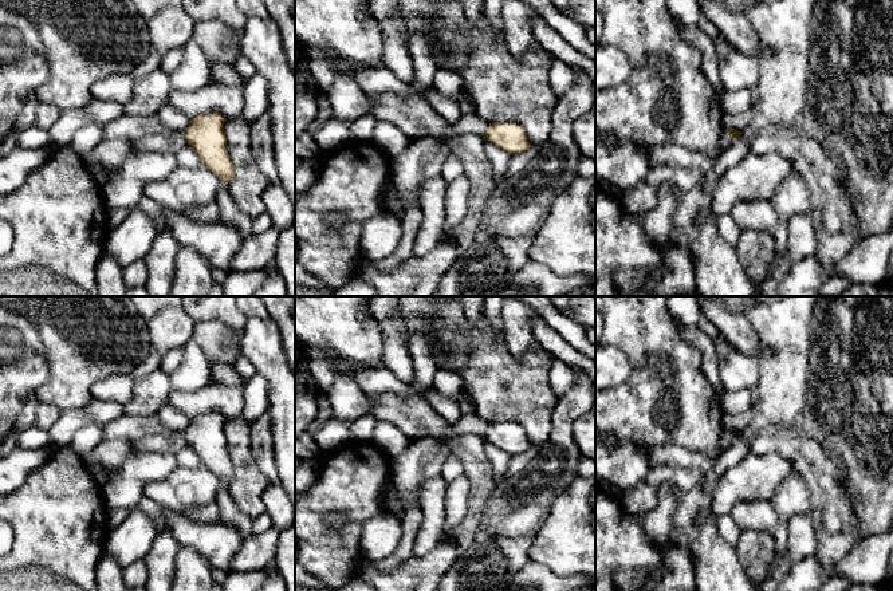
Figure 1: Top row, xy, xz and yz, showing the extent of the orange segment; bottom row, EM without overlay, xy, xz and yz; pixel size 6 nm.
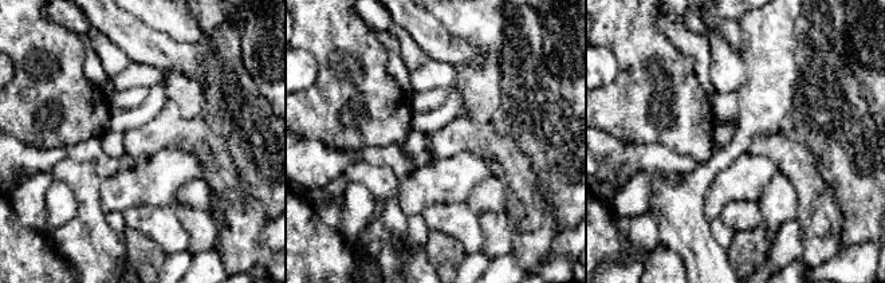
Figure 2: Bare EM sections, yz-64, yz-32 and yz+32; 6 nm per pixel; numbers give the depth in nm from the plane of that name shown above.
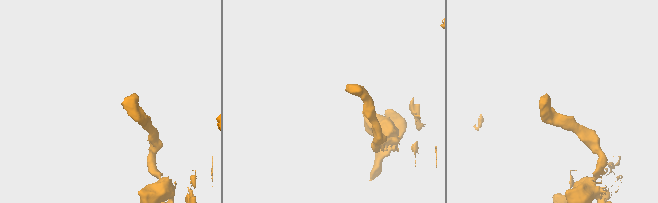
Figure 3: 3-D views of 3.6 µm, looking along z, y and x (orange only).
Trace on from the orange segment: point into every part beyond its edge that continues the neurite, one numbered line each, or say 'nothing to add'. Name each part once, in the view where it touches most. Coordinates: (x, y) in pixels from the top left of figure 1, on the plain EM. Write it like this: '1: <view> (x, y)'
nothing to add

